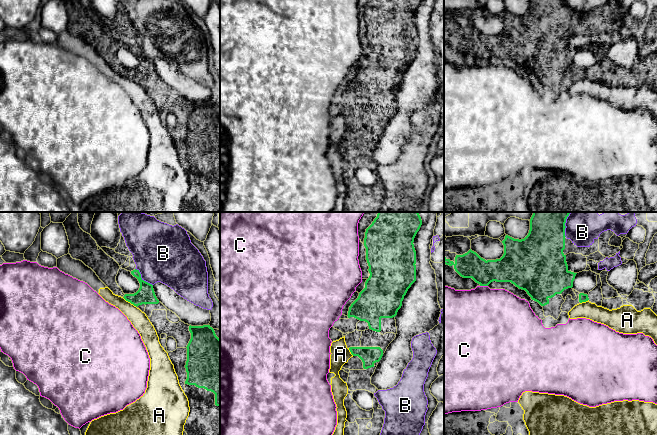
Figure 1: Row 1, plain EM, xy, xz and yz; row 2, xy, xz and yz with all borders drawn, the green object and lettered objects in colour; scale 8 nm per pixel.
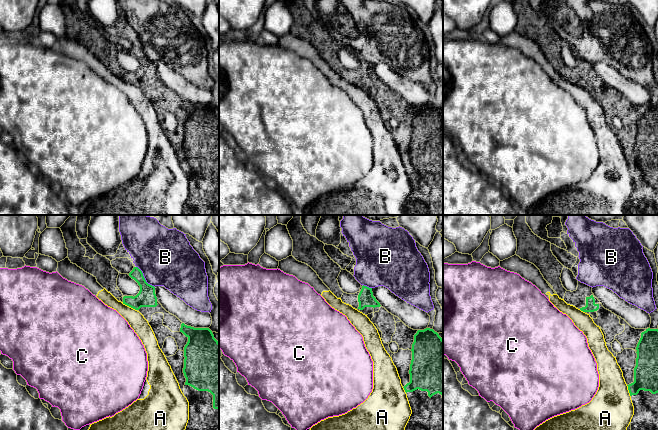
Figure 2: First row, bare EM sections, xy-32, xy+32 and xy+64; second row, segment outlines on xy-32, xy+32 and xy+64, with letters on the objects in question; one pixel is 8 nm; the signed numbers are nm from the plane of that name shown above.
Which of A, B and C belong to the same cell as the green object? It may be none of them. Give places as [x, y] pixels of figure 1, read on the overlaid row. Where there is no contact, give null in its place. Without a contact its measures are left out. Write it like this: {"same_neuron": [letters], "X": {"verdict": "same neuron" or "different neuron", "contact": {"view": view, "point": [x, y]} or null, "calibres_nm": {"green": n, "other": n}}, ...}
{"same_neuron": [], "A": {"verdict": "different neuron", "contact": {"view": "xy", "point": [129, 301]}, "calibres_nm": {"green": 140, "other": 140}}, "B": {"verdict": "different neuron", "contact": {"view": "xy", "point": [141, 278]}, "calibres_nm": {"green": 140, "other": 440}}, "C": {"verdict": "different neuron", "contact": {"view": "yz", "point": [484, 285]}, "calibres_nm": {"green": 220, "other": 460}}}

